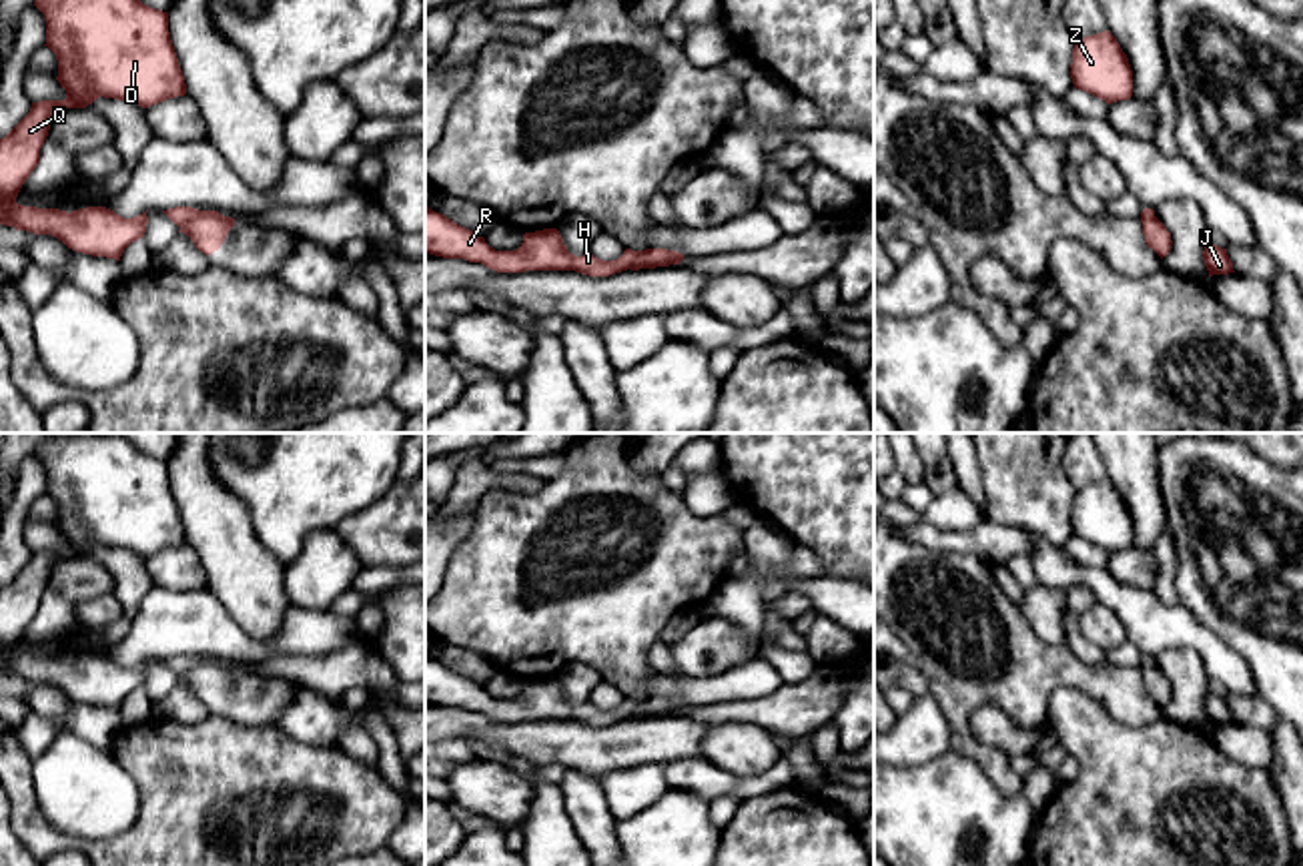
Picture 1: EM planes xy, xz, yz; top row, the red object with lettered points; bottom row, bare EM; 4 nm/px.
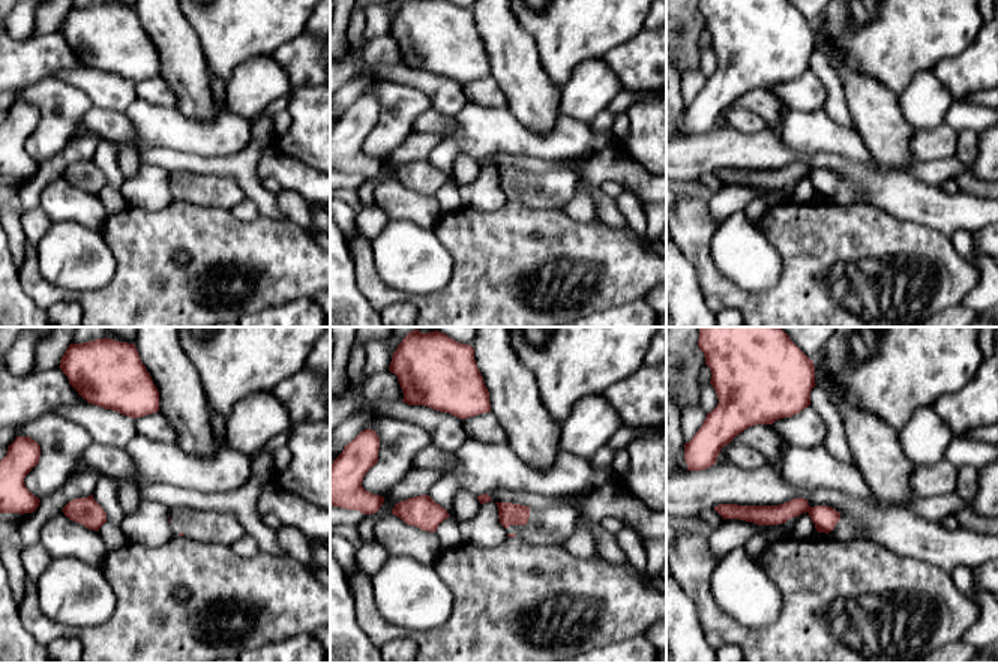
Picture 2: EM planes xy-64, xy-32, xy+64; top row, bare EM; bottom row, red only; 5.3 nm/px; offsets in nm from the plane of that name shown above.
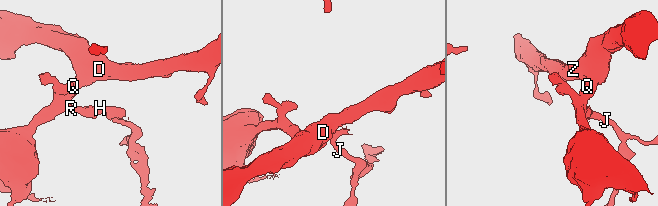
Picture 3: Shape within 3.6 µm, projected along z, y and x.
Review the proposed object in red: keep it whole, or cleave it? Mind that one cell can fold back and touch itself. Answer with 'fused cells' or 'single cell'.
fused cells

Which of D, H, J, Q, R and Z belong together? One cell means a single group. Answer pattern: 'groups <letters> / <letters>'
groups D H Q R Z / J

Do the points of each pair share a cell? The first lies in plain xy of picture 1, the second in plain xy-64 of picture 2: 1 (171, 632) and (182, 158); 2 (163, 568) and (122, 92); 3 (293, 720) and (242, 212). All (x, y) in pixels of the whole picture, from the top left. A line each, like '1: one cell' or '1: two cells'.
1: two cells
2: two cells
3: one cell

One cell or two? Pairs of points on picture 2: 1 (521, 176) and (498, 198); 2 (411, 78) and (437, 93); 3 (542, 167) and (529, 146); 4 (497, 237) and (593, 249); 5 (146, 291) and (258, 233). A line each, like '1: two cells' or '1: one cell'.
1: two cells
2: one cell
3: two cells
4: one cell
5: one cell

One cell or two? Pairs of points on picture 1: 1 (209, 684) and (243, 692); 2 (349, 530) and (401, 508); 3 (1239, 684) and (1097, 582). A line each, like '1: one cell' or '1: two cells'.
1: one cell
2: one cell
3: one cell

